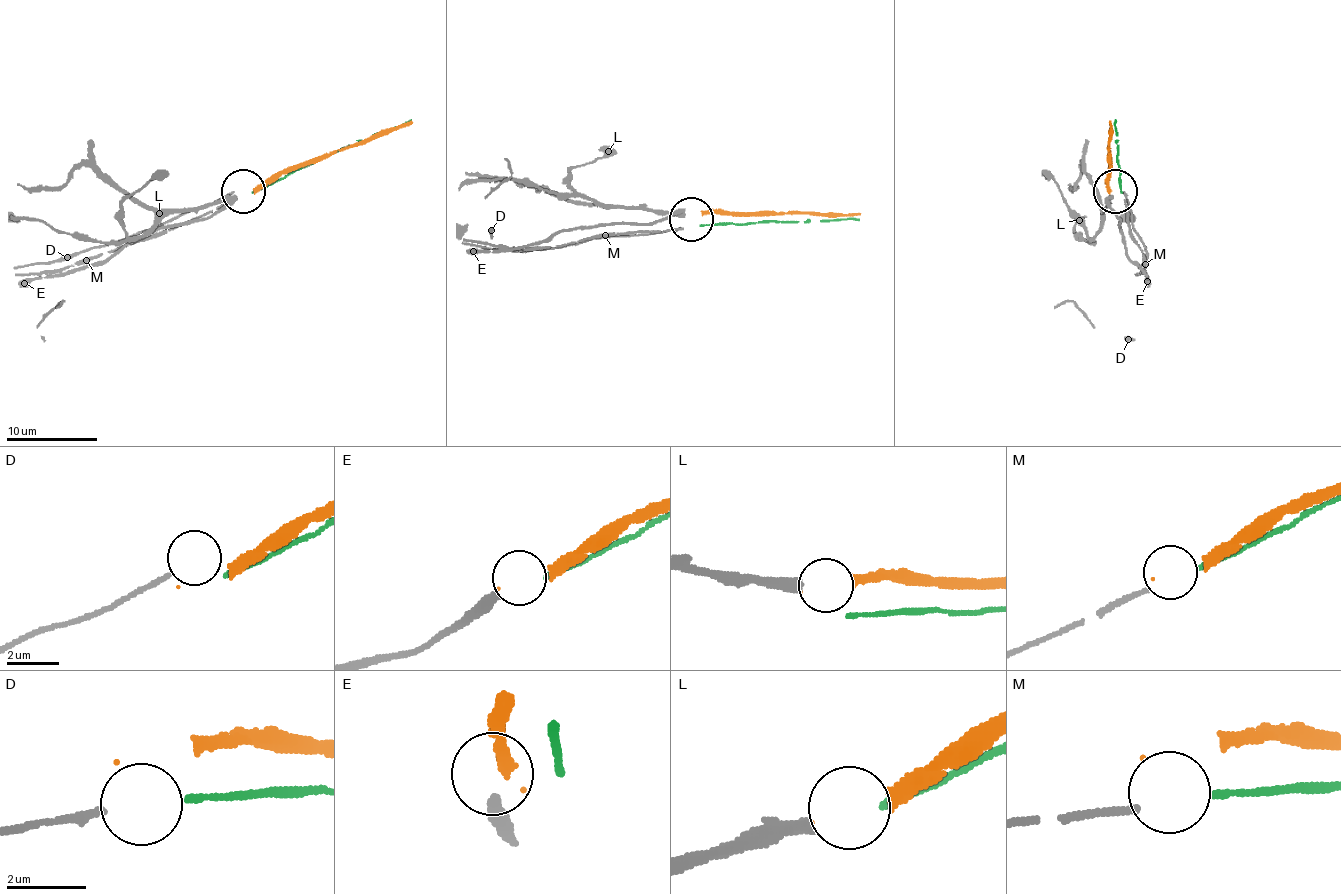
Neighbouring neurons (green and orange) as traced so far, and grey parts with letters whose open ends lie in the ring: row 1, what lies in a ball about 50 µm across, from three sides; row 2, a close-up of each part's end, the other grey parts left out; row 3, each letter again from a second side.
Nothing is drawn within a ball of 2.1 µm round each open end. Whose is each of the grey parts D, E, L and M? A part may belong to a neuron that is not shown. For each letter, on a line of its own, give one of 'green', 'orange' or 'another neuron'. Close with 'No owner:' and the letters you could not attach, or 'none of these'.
D: another neuron
E: another neuron
L: orange
M: green
No owner: D, E

